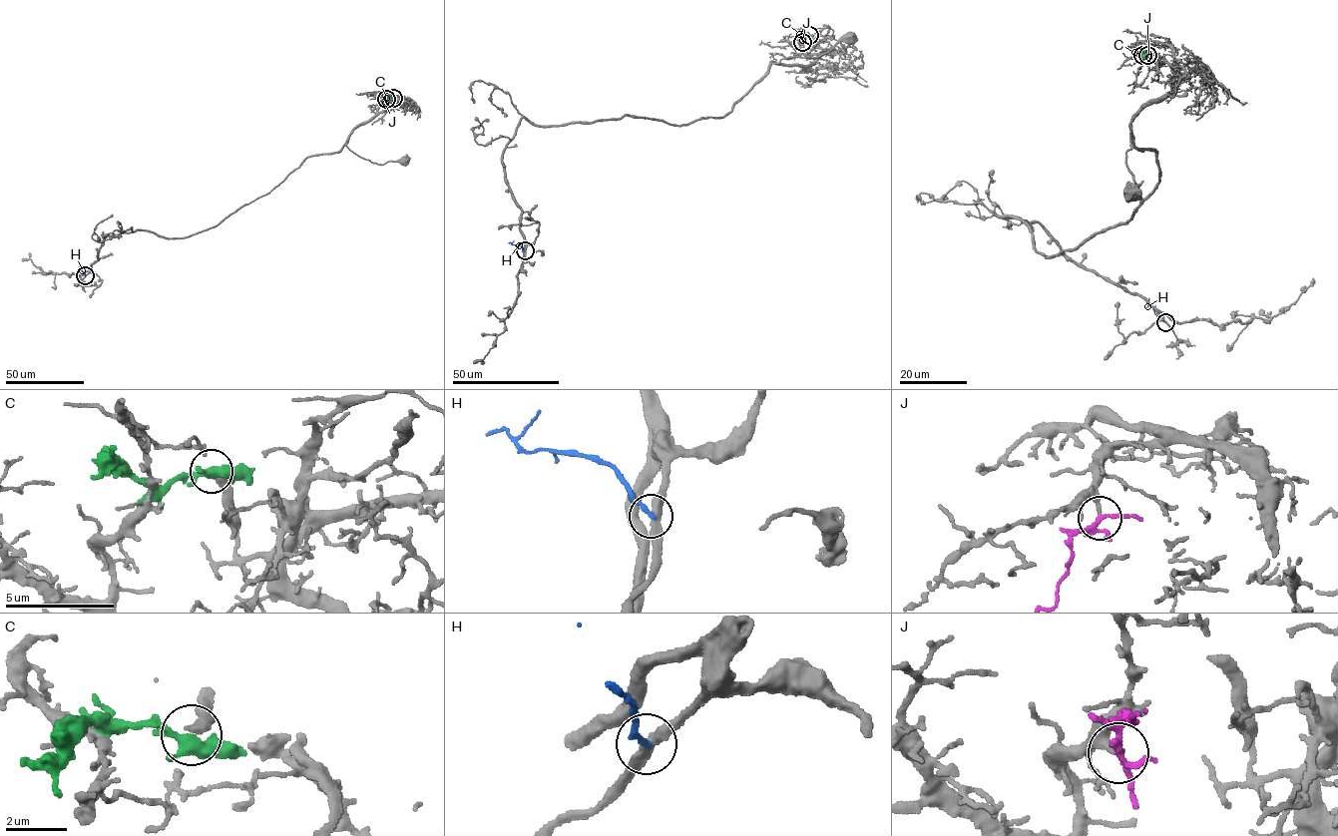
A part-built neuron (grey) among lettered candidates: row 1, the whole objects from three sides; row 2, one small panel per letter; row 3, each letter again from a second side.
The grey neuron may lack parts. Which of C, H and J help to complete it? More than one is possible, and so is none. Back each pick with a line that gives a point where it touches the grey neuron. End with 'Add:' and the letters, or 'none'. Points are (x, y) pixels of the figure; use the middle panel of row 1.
J: contact (802, 42)
Add: J

